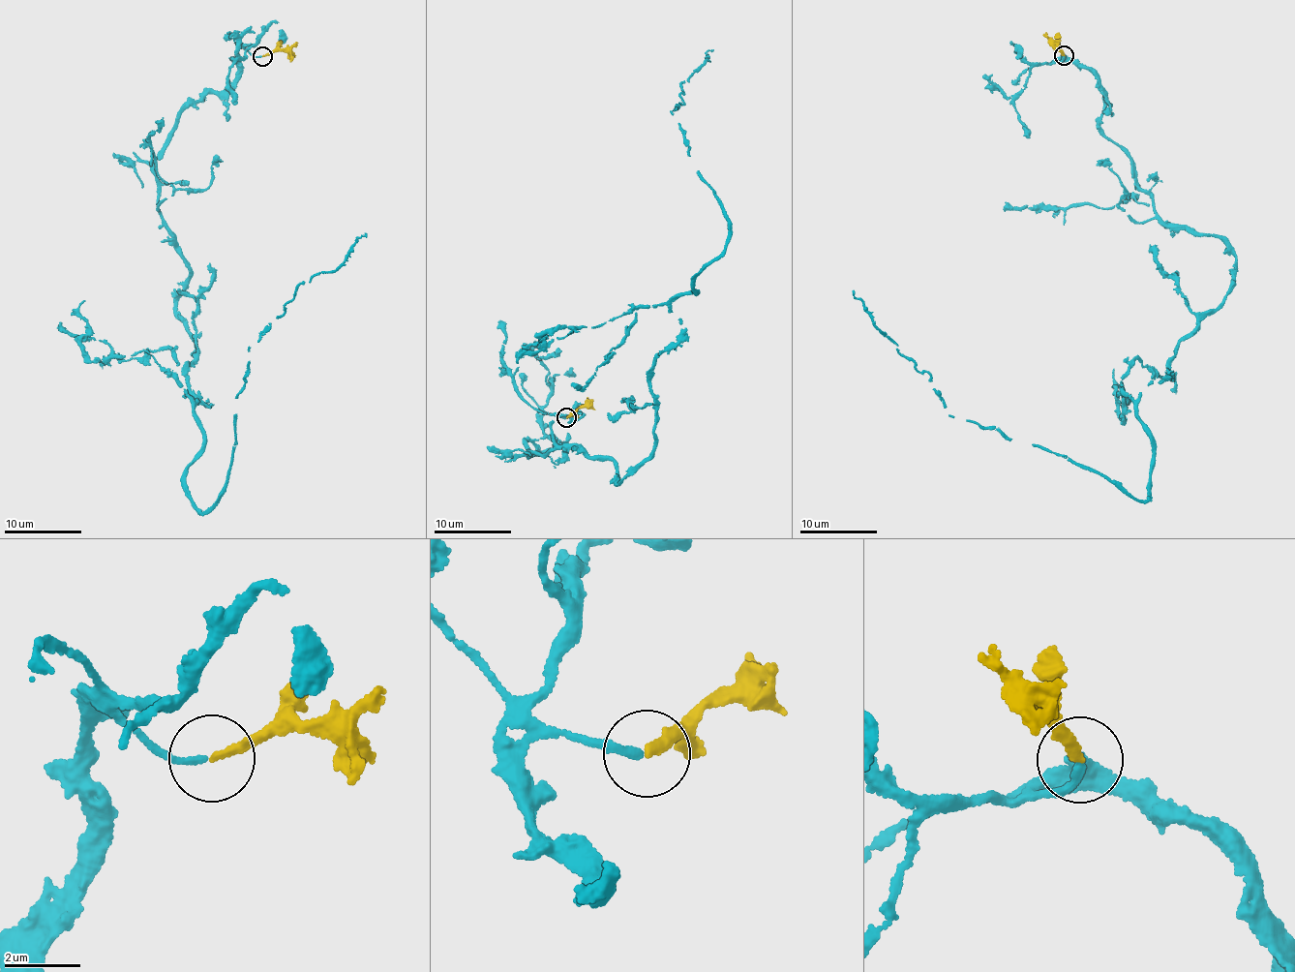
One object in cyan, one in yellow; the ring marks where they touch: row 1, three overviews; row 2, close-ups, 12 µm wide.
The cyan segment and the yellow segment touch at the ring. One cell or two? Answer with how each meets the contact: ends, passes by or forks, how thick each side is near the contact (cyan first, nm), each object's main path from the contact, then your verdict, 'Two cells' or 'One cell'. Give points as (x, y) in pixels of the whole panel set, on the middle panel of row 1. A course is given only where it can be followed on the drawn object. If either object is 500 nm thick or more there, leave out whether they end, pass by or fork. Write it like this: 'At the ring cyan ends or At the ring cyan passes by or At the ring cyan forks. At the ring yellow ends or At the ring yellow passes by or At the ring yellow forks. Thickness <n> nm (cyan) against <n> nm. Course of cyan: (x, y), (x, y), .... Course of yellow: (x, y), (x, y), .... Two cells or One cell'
At the ring cyan ends. At the ring yellow ends. Thickness 170 nm (cyan) against 240 nm. Course of cyan: (565, 417), (527, 452), (567, 444), (620, 484), (657, 441), (671, 302), (730, 225), (673, 111), (711, 50). Course of yellow: (567, 417), (592, 402). One cell

